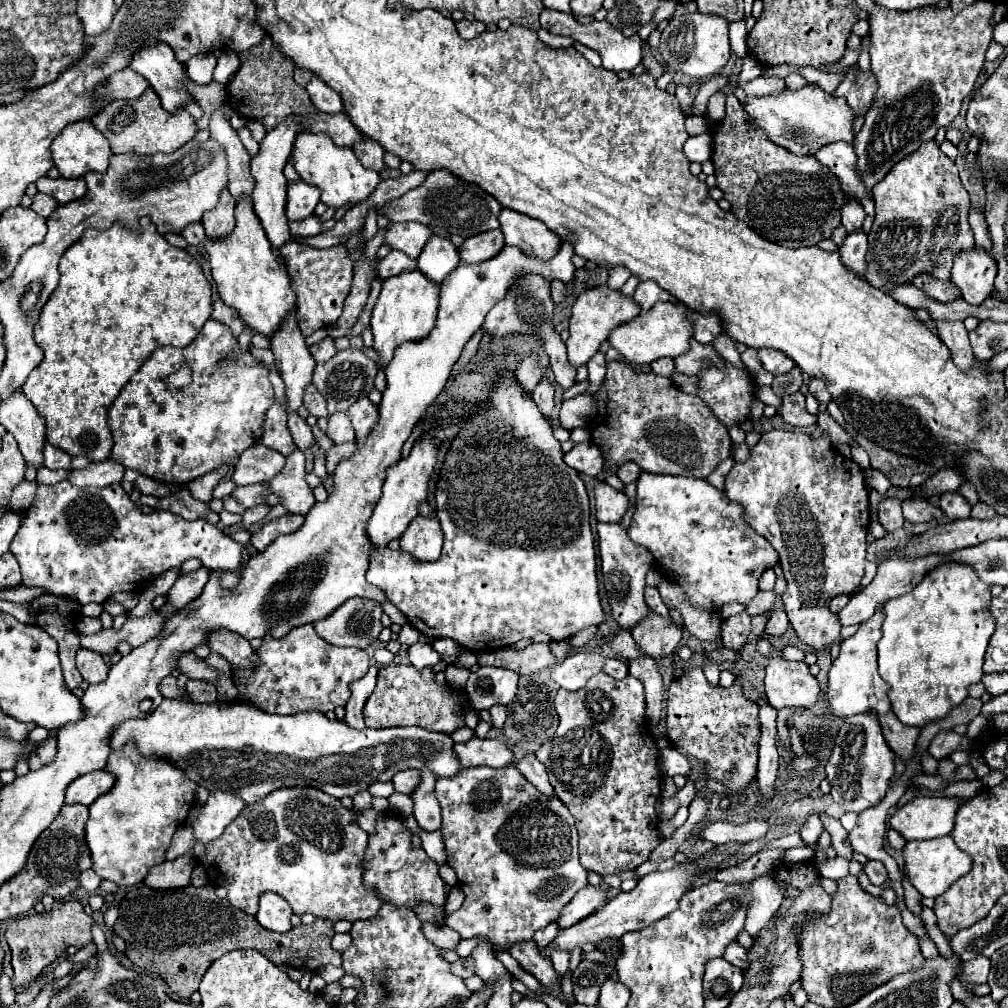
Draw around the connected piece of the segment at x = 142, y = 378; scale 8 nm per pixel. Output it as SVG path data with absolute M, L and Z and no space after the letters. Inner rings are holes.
M208 320L194 342L186 348L162 346L154 350L122 388L108 412L108 424L114 436L112 460L166 484L188 484L222 464L236 464L240 454L260 440L264 414L272 406L272 400L274 390L268 380L268 370L250 352L238 348L228 326ZM184 364L192 370L192 384L188 388L174 388L166 378Z

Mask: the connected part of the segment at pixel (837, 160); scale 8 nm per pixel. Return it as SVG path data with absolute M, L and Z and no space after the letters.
M834 142L820 148L814 156L818 162L822 162L822 166L830 168L838 176L844 192L850 198L858 200L868 216L874 216L874 200L870 198L868 190L864 188L864 182L860 180L854 146L848 142Z

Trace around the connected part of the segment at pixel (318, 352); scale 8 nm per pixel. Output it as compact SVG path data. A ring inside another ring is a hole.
M326 336L320 344L312 346L310 352L312 352L312 356L314 356L316 362L326 362L326 360L330 360L338 350L336 350L336 346L334 346L334 338Z

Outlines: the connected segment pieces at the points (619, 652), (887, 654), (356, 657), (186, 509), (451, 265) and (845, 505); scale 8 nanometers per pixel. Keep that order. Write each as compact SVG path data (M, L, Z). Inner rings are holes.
M618 632L618 634L612 638L612 642L610 642L610 650L612 650L616 656L622 656L626 662L646 656L644 652L640 652L640 648L638 648L636 642L632 640L632 634L630 634L630 632Z
M944 562L932 568L910 594L894 598L882 606L884 622L882 640L878 642L878 672L890 686L888 696L894 714L902 724L922 728L926 722L944 718L968 696L968 686L980 682L984 652L996 626L996 620L990 616L990 588L990 584L980 582L972 566Z
M312 624L294 628L282 638L266 636L256 652L262 662L260 666L254 670L234 668L234 674L240 676L240 700L260 710L276 710L278 714L296 714L304 710L328 712L336 706L346 706L350 682L362 678L370 668L366 650L332 646L316 634Z
M186 486L176 490L176 492L172 492L166 498L160 498L158 508L174 512L174 514L186 518L186 520L198 520L198 518L202 518L208 512L208 504L192 498L192 494L188 492Z
M434 234L416 262L418 270L424 272L424 276L436 284L442 284L444 278L458 266L458 250L448 238Z
M770 430L760 436L754 448L750 448L746 462L736 462L732 466L726 476L724 492L732 502L744 508L746 522L780 554L780 566L788 580L782 602L798 638L816 652L826 650L838 640L842 628L836 614L832 614L828 608L830 600L838 594L854 592L864 576L870 506L862 468L852 458L844 458L828 442L826 432L812 440L804 432Z

